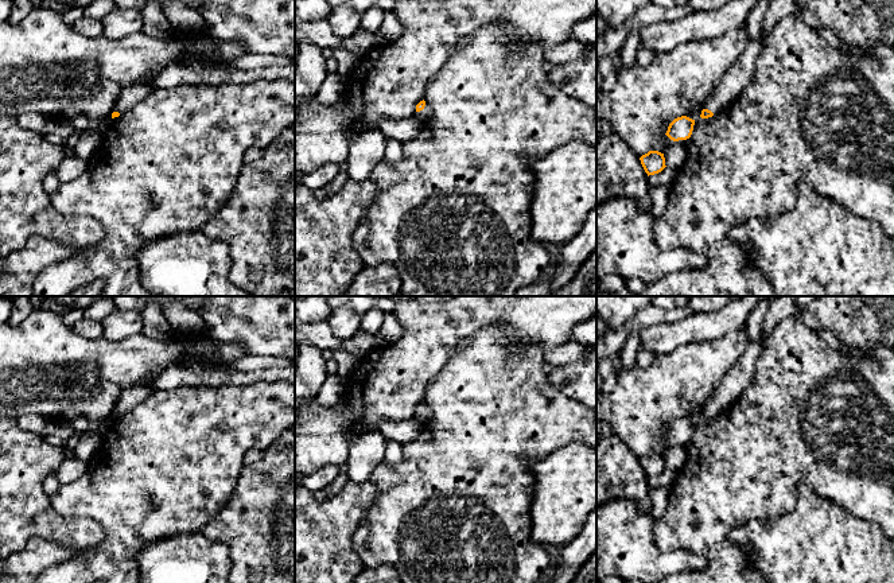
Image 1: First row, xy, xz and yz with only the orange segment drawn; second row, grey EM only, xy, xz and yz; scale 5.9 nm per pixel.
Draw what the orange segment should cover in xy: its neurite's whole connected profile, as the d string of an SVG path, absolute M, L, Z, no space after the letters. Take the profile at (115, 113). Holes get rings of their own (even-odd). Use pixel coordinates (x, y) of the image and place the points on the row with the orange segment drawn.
M132 83L124 88L120 92L116 105L113 108L112 118L127 113L137 102L144 100L147 96L149 96L153 88L155 88L153 85L148 86L148 85L141 85L141 83Z

